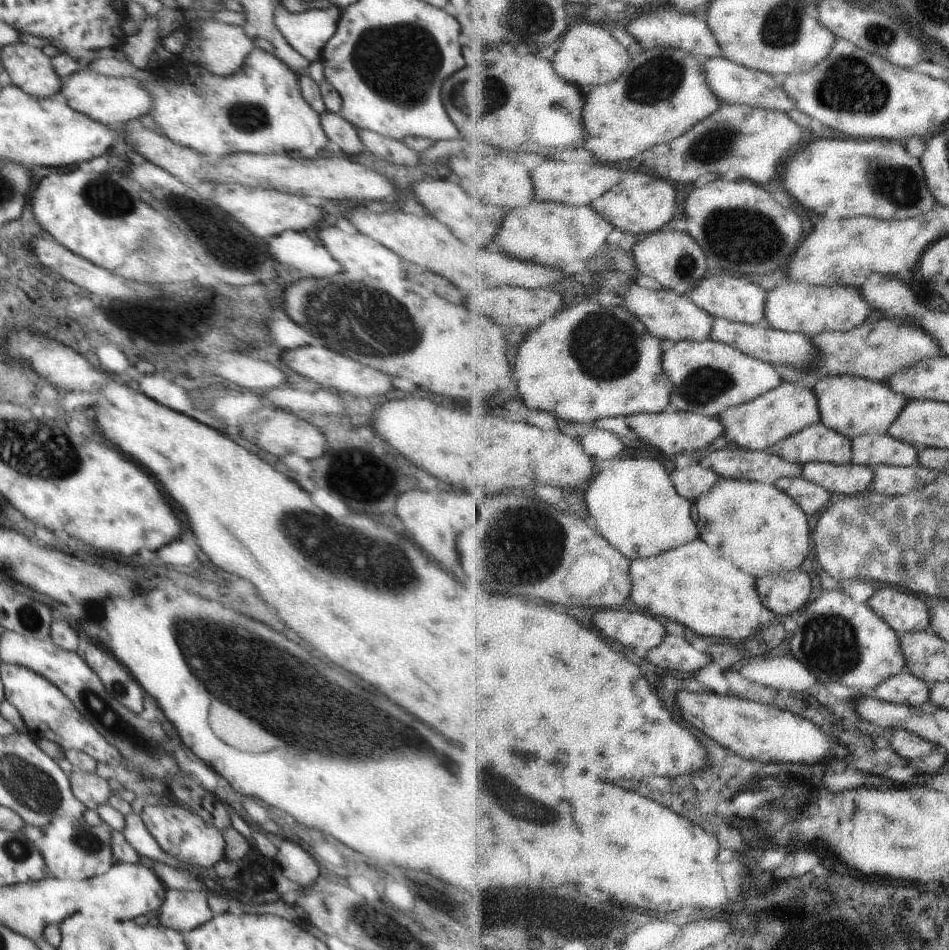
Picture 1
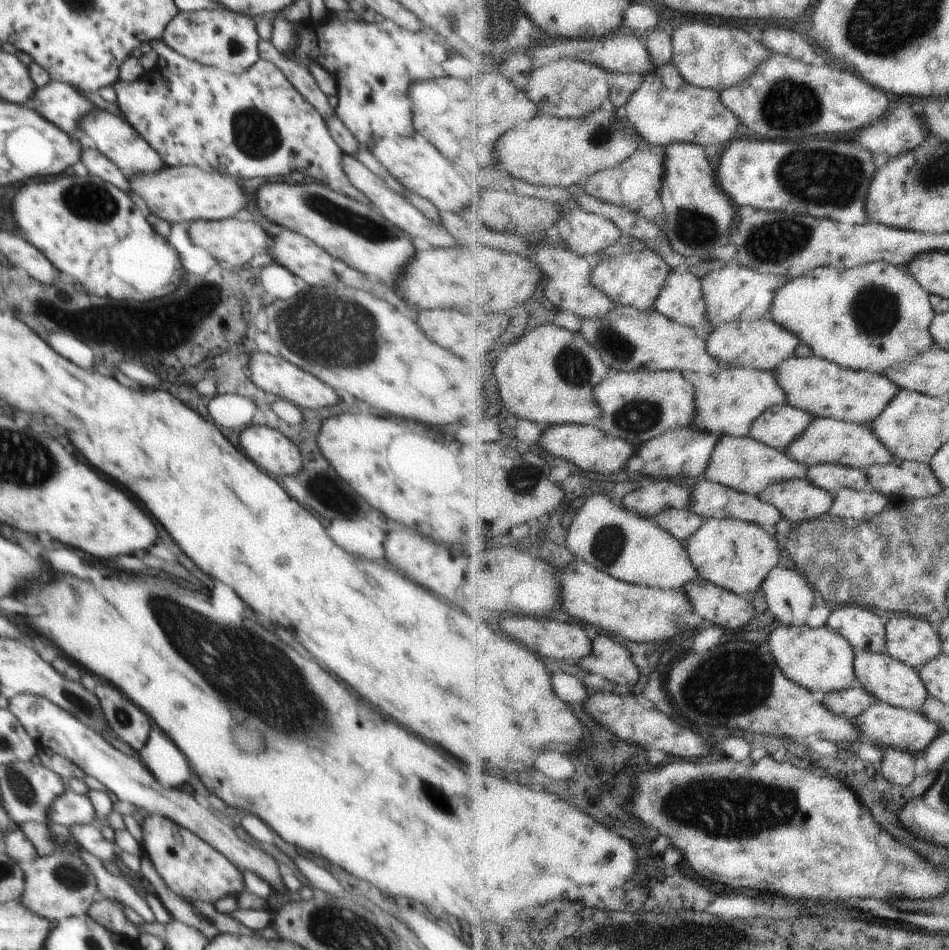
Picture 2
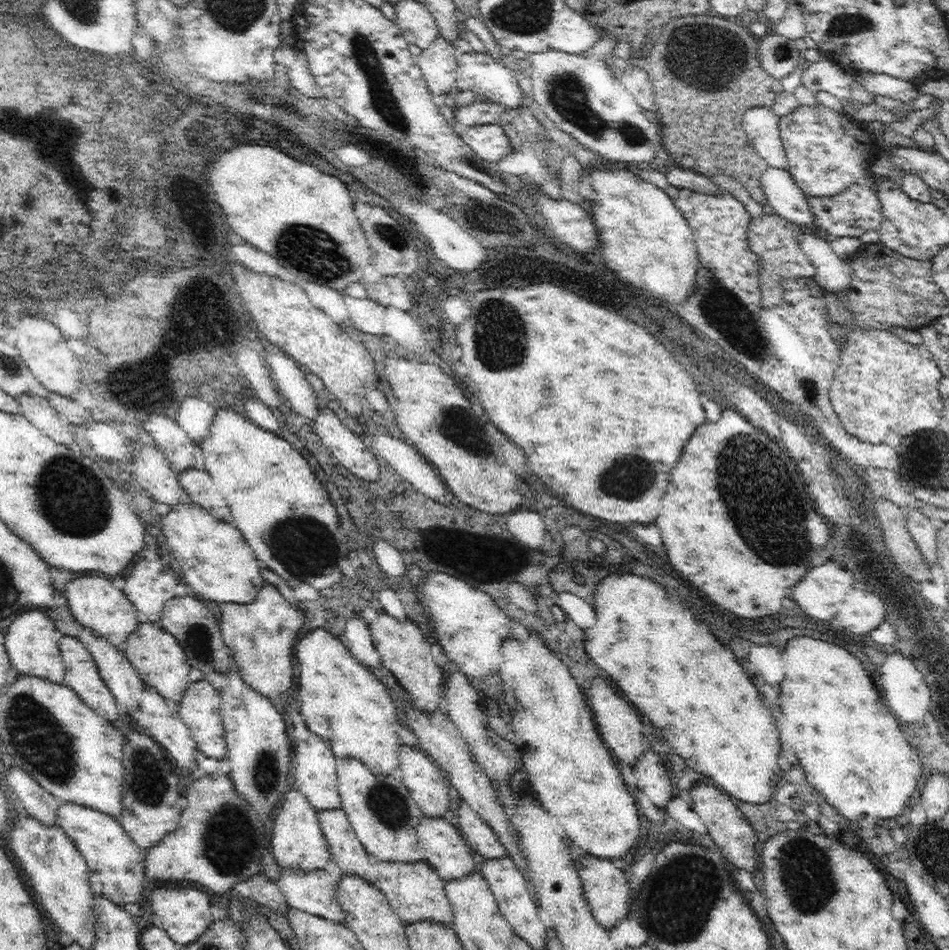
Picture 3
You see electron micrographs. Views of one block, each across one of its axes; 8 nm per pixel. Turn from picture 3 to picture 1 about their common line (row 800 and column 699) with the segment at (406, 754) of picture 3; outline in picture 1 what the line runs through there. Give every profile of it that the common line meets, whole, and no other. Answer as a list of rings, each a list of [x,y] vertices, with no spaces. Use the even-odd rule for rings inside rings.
[[[662,411],[661,413],[640,413],[627,418],[629,426],[640,436],[644,444],[655,446],[668,456],[696,452],[710,448],[714,440],[724,436],[726,425],[719,417],[707,417],[684,411]]]

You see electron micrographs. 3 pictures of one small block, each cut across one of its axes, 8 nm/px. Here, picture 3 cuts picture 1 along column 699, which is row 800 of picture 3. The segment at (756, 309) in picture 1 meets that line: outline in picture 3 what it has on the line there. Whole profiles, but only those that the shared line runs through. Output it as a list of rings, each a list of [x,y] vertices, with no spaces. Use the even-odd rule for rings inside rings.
[[[291,789],[286,794],[280,806],[278,817],[275,818],[274,834],[272,839],[272,858],[276,866],[280,866],[286,875],[310,875],[331,866],[330,852],[322,835],[316,813],[308,806],[306,799]]]

